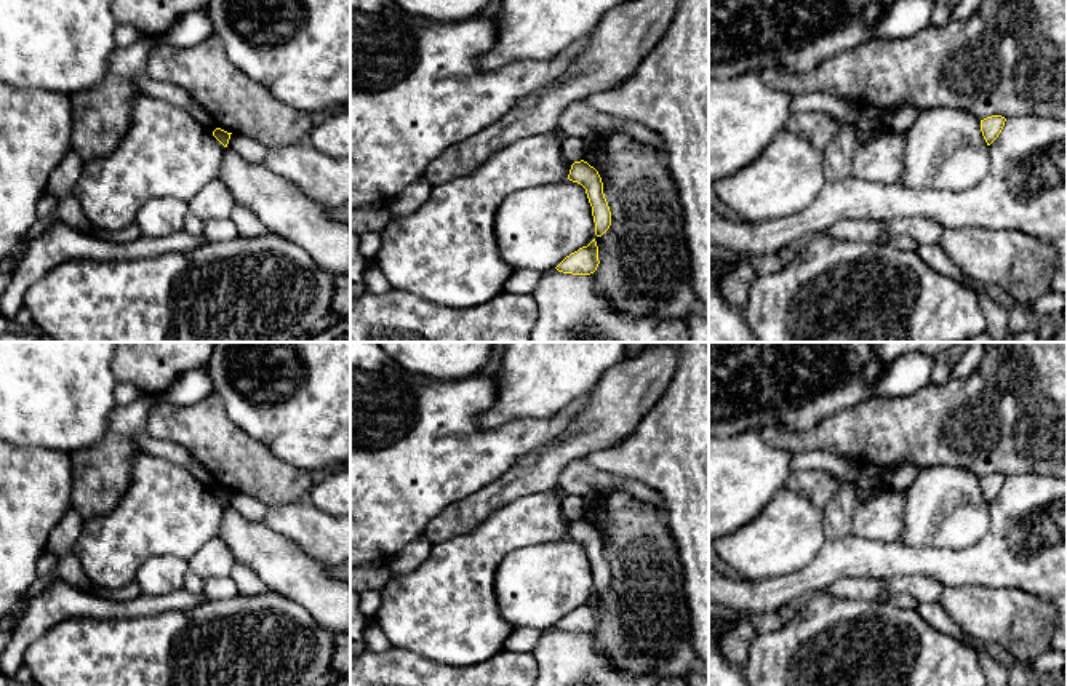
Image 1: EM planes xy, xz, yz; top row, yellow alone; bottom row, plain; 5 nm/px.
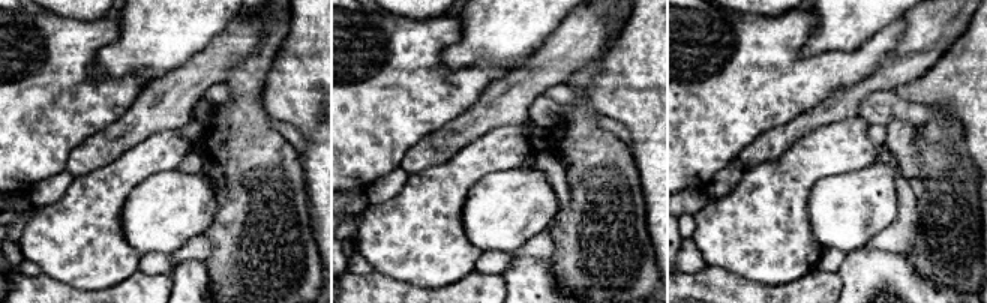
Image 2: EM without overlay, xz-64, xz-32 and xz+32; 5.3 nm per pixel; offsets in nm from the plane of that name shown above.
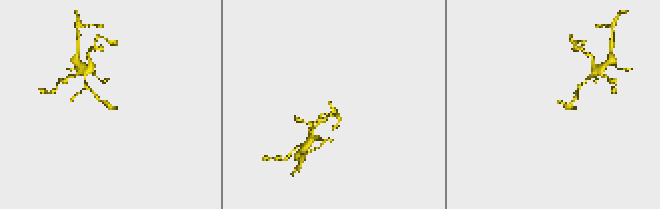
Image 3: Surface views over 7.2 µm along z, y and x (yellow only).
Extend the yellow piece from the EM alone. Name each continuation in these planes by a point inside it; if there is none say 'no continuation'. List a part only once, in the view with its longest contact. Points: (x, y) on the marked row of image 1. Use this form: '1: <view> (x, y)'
no continuation

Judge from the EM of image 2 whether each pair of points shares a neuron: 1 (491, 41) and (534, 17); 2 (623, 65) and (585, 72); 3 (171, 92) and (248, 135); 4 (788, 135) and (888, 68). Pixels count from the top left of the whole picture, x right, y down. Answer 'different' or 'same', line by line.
1: same
2: different
3: different
4: same

